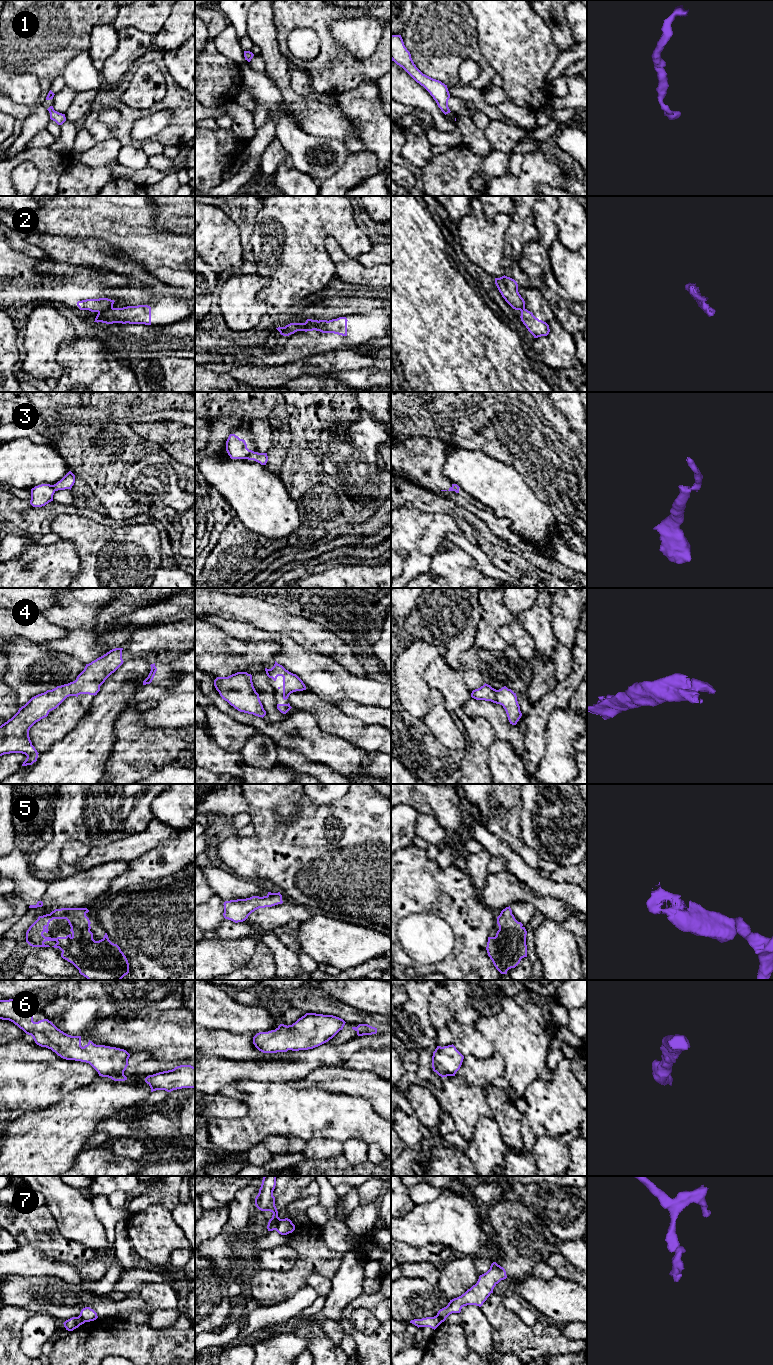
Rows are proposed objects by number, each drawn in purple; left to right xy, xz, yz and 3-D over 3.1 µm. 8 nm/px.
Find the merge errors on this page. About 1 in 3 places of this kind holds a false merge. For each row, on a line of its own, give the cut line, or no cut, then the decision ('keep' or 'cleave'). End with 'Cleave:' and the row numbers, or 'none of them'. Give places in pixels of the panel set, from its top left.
1: cut none; keep
2: cut xz (317, 320), (301, 330); cleave
3: cut xz (253, 451), (247, 458); cleave
4: cut none; keep
5: cut none; keep
6: cut none; keep
7: cut xz (281, 1219), (274, 1229); cleave
Cleave: 2, 3, 7

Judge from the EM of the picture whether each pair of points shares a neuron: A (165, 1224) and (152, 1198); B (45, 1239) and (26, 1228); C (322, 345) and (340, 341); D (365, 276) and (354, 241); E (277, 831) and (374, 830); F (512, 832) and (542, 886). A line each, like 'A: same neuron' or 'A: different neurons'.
A: different neurons
B: same neuron
C: same neuron
D: different neurons
E: same neuron
F: different neurons

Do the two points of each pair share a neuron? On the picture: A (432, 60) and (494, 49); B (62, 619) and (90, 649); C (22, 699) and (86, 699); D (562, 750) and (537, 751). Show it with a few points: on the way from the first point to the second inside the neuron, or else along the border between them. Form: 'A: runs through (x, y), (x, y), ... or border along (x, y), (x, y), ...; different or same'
A: border along (476, 41), (482, 56), (494, 70); different
B: runs through (70, 626), (80, 636), (82, 641); same
C: border along (47, 690), (32, 696), (19, 708); different
D: border along (547, 728), (544, 755), (537, 765), (536, 773); different

